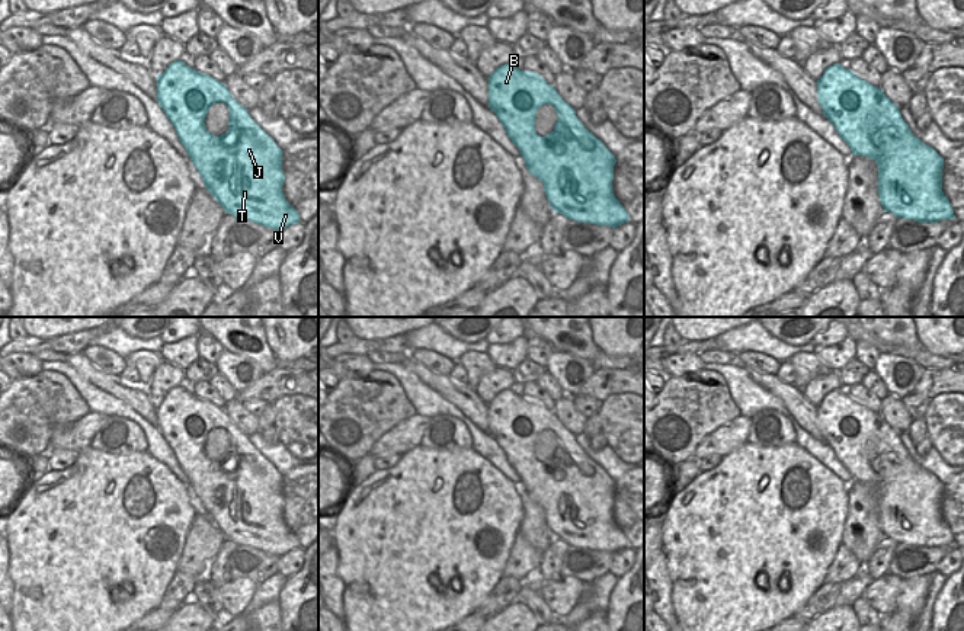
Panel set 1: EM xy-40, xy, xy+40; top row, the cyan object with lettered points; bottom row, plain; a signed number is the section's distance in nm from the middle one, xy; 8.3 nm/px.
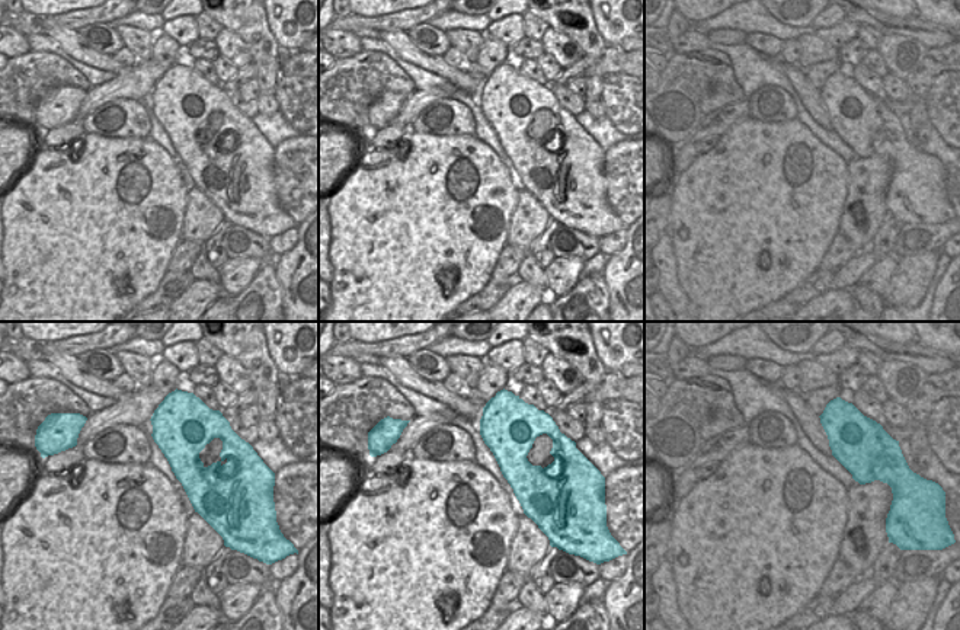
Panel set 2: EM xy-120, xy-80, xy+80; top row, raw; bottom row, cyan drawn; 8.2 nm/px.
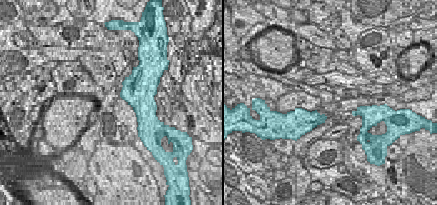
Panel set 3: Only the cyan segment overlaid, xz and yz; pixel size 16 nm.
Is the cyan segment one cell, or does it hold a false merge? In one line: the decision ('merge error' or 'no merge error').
no merge error

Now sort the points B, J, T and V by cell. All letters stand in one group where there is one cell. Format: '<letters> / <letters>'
B J T V

